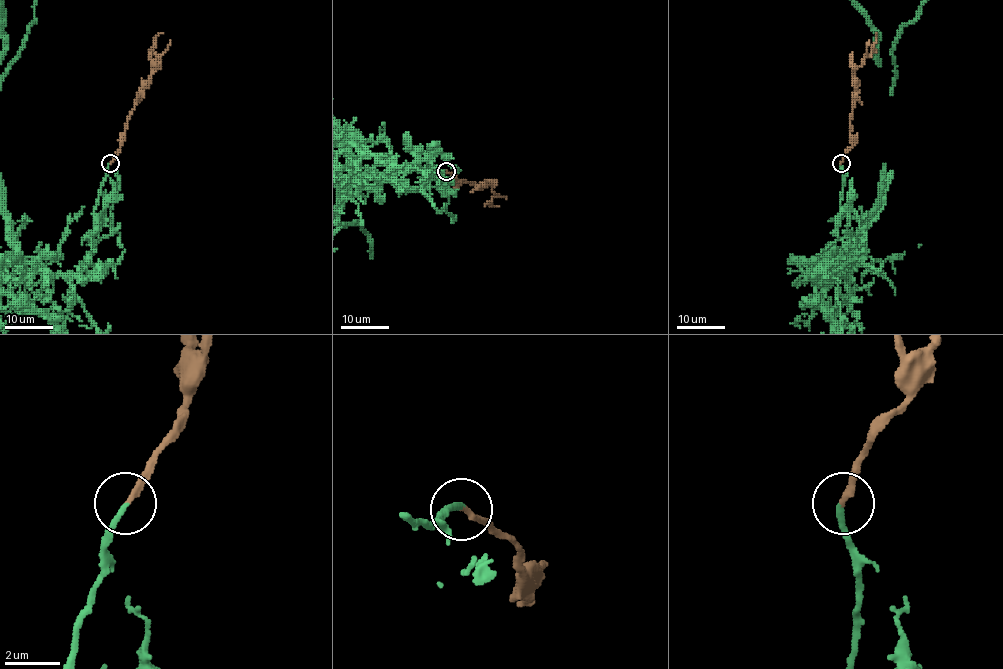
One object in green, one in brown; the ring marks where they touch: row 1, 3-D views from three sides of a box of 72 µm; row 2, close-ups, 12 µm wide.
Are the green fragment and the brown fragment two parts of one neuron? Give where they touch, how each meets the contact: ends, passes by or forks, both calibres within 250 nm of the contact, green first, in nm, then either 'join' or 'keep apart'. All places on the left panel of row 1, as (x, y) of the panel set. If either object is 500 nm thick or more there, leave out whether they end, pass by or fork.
at (110, 163); green ends there; brown ends there; 220 nm thick on the green side, 220 nm on the other; join

